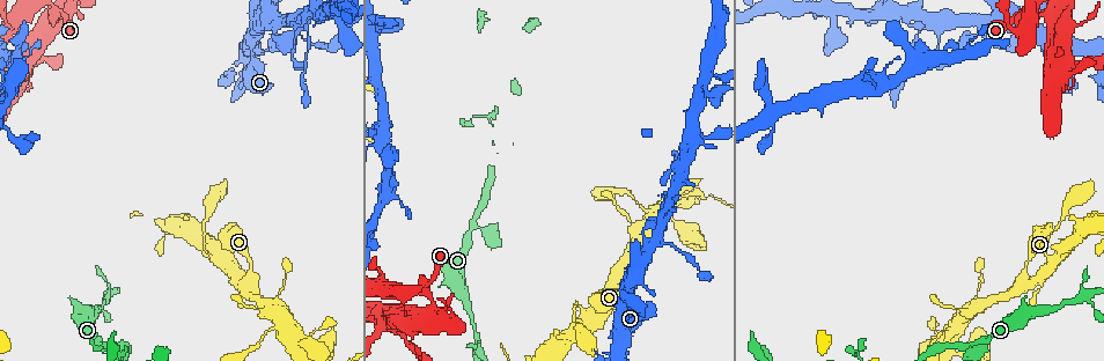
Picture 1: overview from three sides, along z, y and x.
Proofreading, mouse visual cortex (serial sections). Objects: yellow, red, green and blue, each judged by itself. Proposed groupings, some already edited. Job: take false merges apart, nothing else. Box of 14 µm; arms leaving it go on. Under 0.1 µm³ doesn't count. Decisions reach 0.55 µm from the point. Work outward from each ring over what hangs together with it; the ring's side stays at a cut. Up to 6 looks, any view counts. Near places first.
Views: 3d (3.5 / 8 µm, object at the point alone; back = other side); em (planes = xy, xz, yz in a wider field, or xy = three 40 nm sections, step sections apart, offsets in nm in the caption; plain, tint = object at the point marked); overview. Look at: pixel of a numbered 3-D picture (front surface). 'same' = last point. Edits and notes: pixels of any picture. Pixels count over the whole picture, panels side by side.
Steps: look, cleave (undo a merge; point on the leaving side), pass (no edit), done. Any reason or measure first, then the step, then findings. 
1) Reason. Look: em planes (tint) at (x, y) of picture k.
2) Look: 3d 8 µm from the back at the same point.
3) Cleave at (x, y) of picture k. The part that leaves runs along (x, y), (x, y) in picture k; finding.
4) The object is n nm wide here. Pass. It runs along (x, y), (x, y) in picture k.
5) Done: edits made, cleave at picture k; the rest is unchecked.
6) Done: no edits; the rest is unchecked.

Narrows sharply. Look: 3d 8 µm at (301, 38) of picture 1.

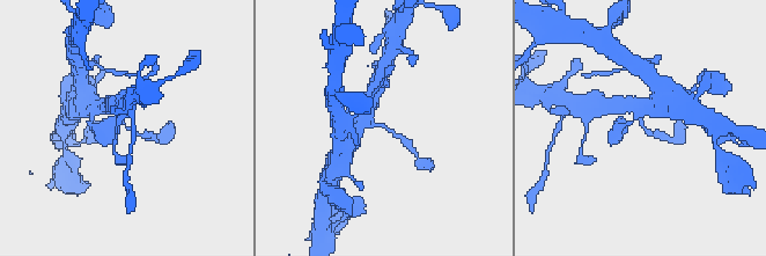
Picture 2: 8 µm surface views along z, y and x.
The arms are 250, 250 nm wide; shape alone is not enough. Look: em xy step 1 (tint) at (126, 129) of picture 2.

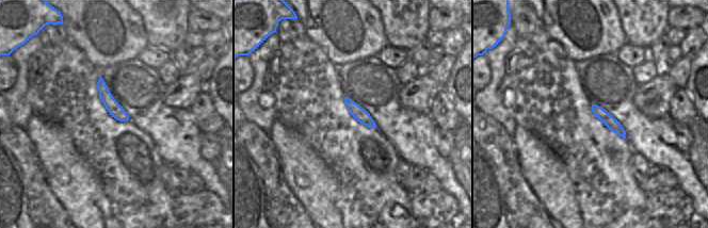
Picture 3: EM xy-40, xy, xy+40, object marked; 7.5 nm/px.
Pass. It runs along (105, 105), (133, 132), (152, 137) in picture 2; all the same cell.

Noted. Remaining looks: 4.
Sharp bend. Look: 3d 3.5 µm at (206, 253) of picture 1.

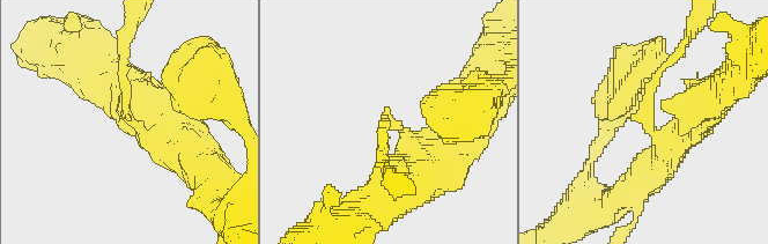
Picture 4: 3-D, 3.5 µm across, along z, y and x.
Shape alone is not enough. Look: em xy step 5 (tint) at (383, 125) of picture 4.

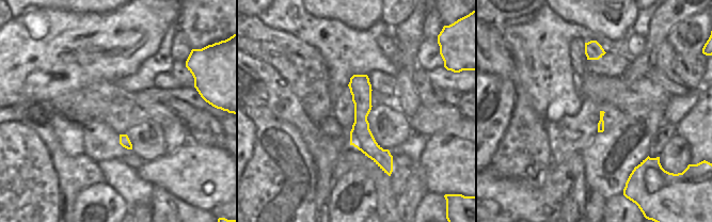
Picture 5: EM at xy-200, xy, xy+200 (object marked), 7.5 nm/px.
The arms are 150, 400 nm wide. Pass. Continuous, no second cell.

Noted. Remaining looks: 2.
Thin neck. Look: 3d 8 µm at (480, 343) of picture 1.

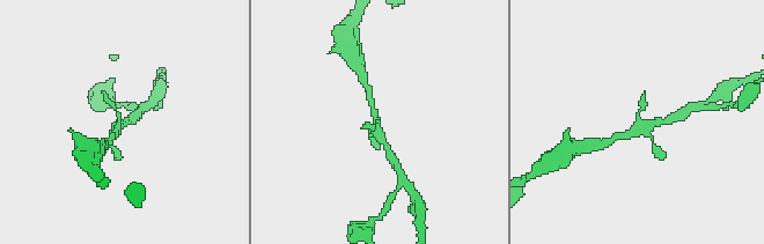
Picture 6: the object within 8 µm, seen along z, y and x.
Now the EM. Look: em planes (tint) at (117, 130) of picture 6.

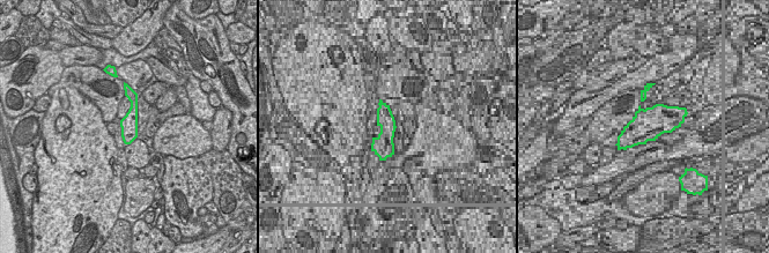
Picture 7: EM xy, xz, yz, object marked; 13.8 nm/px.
Pass. It runs along (127, 91), (133, 98), (127, 141) in picture 7; one cell here.

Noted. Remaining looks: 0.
Done: no edits; the rest is unchecked.

